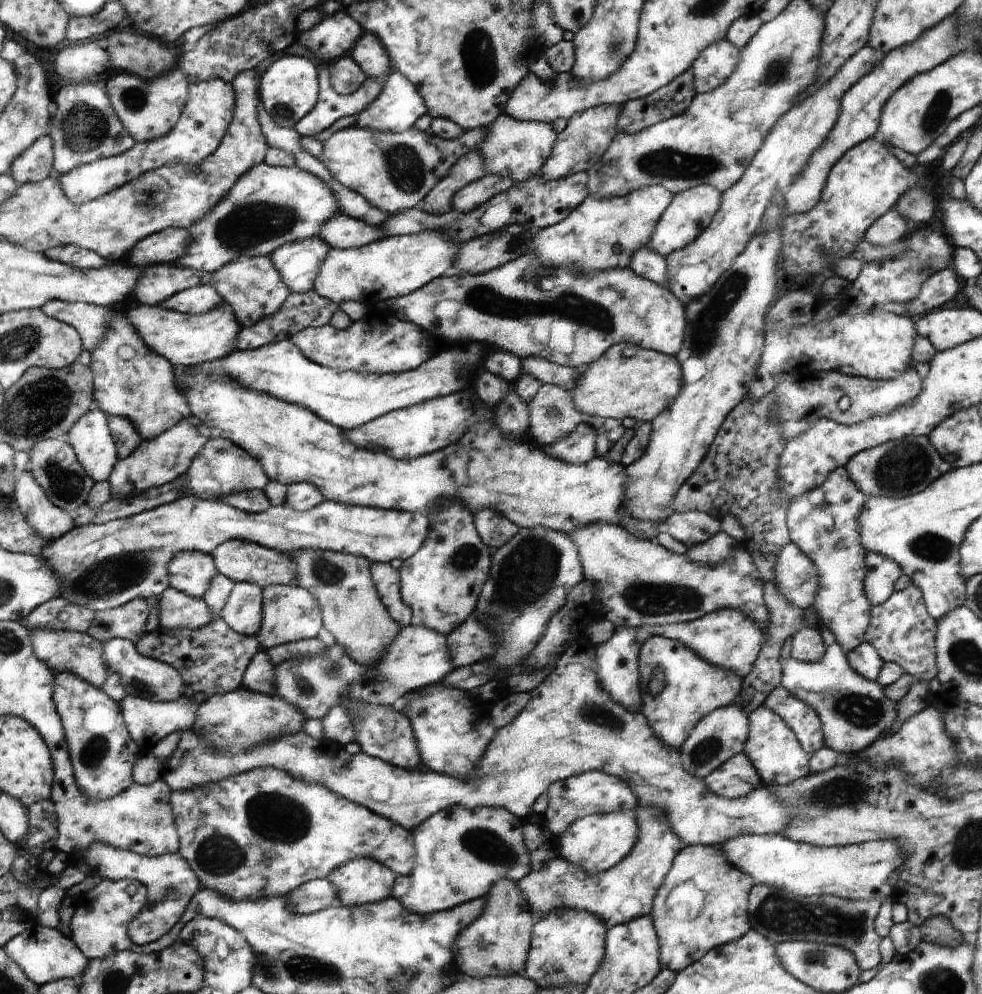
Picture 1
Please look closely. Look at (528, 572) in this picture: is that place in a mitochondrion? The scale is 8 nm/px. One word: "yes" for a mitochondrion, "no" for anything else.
yes

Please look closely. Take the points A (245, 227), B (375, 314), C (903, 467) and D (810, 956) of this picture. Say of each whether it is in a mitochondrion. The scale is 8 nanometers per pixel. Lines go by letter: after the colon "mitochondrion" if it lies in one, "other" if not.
A: mitochondrion
B: other
C: mitochondrion
D: mitochondrion

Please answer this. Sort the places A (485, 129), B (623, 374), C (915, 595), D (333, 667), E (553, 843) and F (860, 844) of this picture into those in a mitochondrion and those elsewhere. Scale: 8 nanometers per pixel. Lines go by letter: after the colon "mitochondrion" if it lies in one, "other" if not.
A: other
B: other
C: other
D: mitochondrion
E: other
F: other

